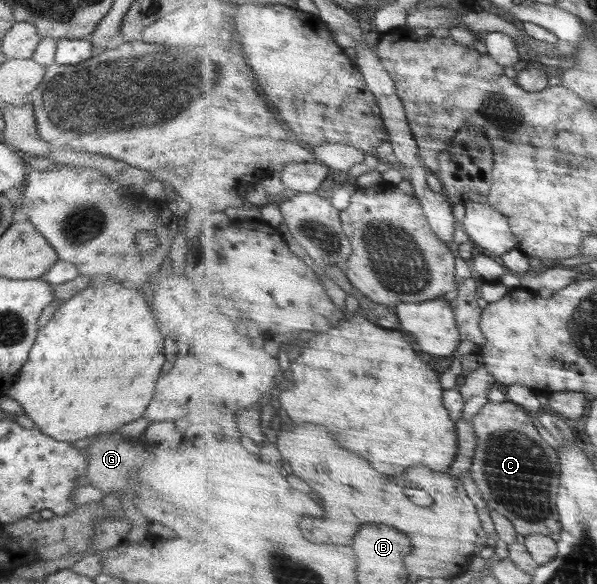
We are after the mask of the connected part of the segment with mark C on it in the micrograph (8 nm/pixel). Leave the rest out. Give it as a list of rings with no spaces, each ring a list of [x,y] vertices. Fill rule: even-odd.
[[[507,400],[496,404],[489,401],[473,419],[473,426],[479,445],[471,471],[491,510],[507,516],[525,537],[534,534],[558,537],[564,529],[558,510],[561,456],[541,436],[532,413]]]

